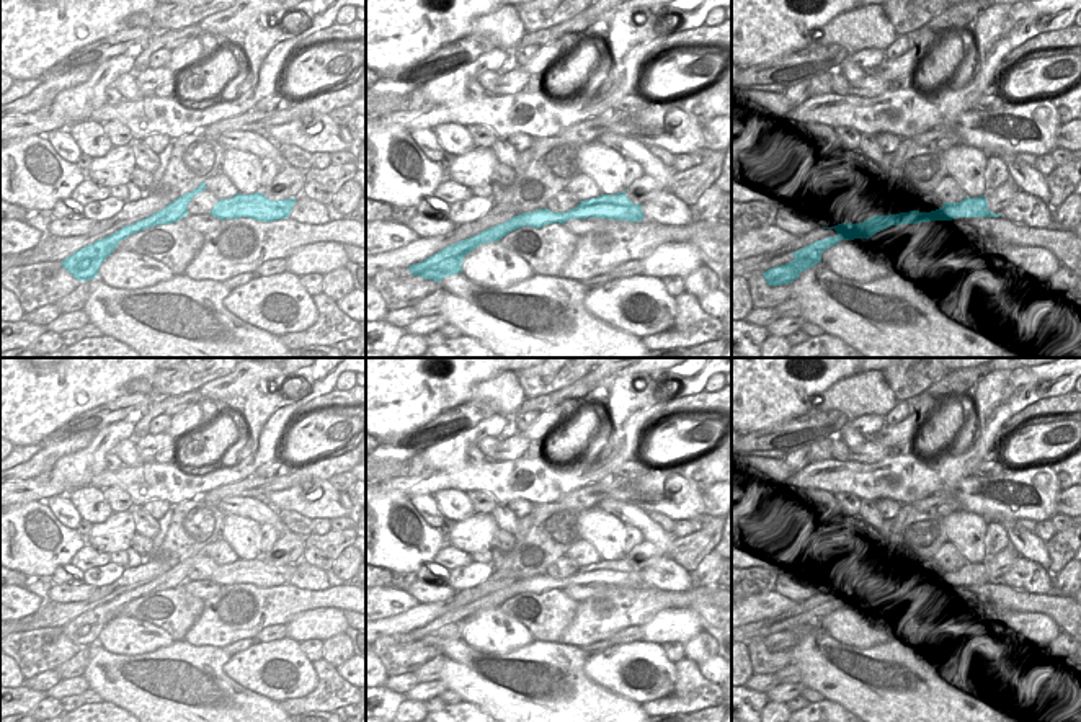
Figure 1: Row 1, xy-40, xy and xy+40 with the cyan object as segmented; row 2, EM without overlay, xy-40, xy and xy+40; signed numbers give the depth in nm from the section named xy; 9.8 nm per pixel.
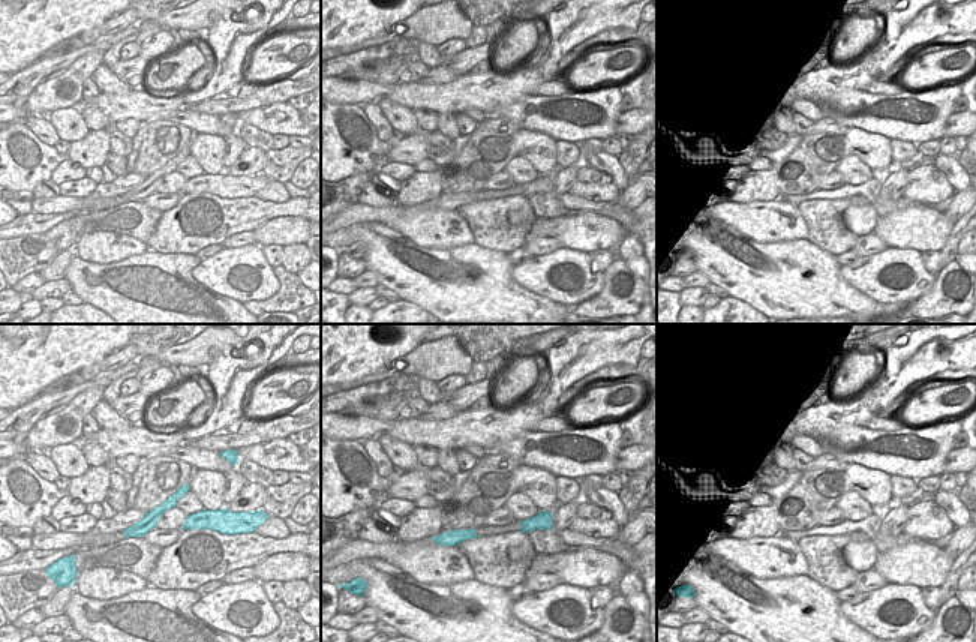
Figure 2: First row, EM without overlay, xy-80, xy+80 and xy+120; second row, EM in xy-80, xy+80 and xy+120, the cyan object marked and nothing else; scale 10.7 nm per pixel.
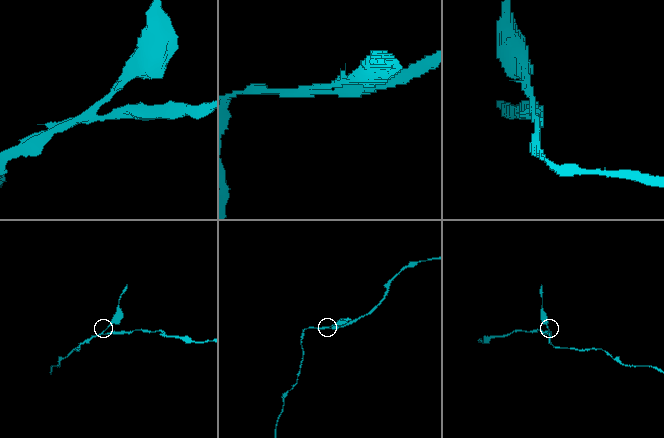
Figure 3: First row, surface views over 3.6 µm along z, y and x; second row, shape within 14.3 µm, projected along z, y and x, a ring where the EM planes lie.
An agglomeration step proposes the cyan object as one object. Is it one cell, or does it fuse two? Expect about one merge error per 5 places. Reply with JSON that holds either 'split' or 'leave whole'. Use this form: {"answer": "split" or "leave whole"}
{"answer": "split"}

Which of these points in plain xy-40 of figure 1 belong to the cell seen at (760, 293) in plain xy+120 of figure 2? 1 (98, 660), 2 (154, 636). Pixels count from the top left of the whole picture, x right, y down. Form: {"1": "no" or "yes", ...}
{"1": "yes", "2": "no"}

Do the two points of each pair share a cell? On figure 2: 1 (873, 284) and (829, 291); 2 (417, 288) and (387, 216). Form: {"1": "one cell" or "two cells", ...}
{"1": "two cells", "2": "two cells"}

